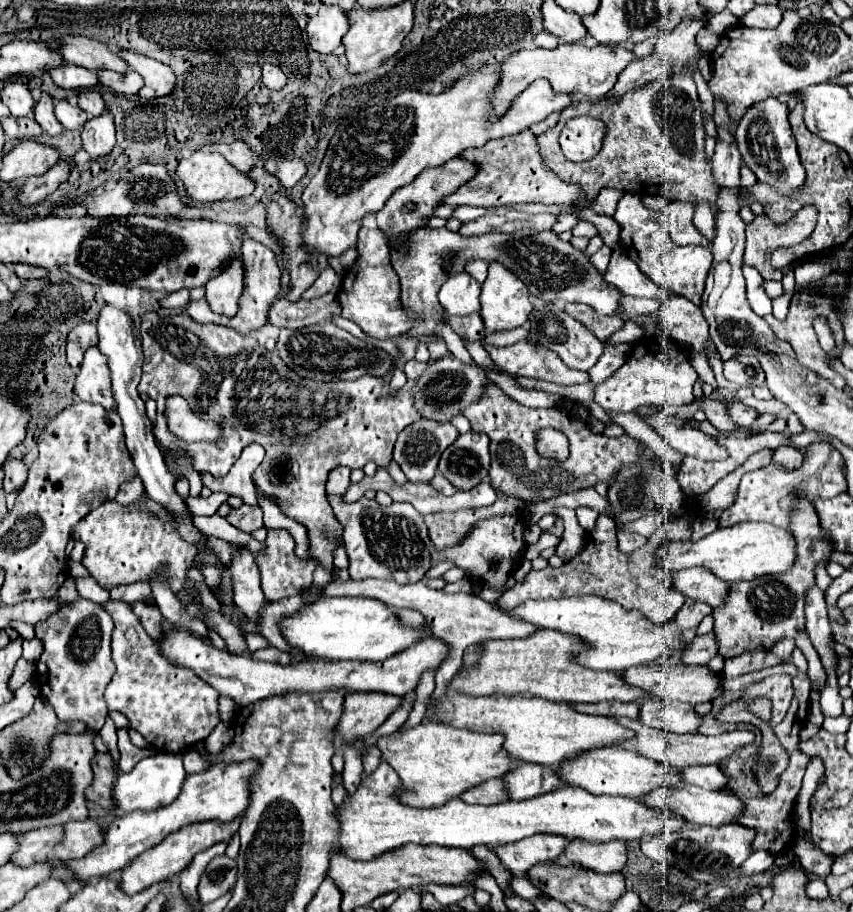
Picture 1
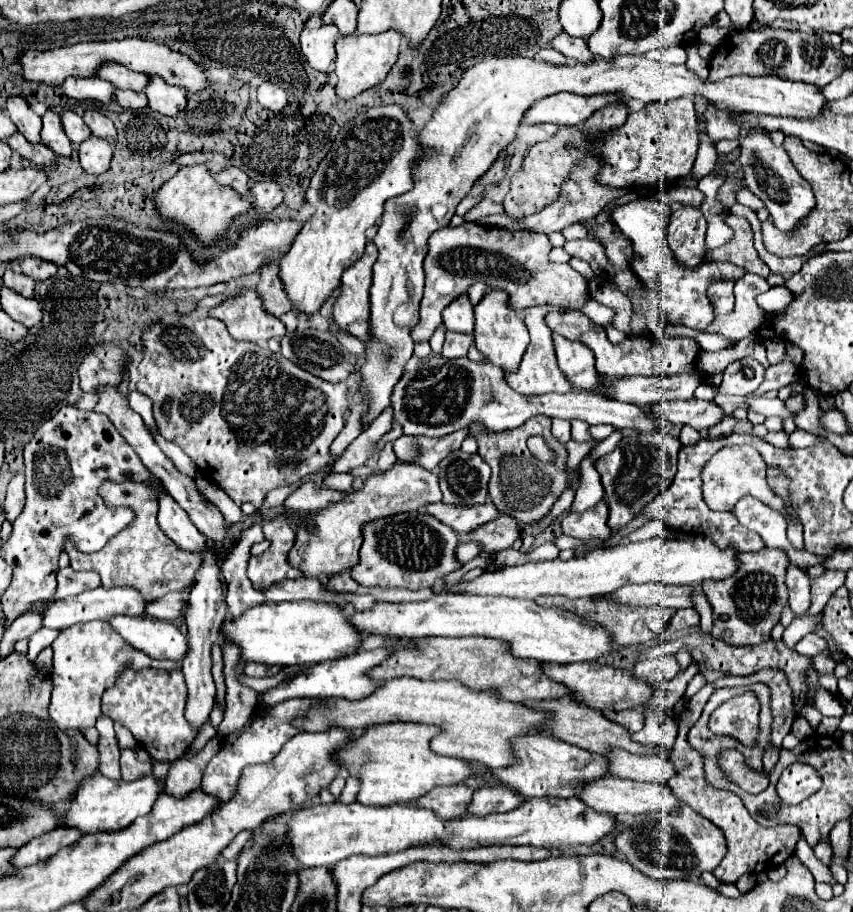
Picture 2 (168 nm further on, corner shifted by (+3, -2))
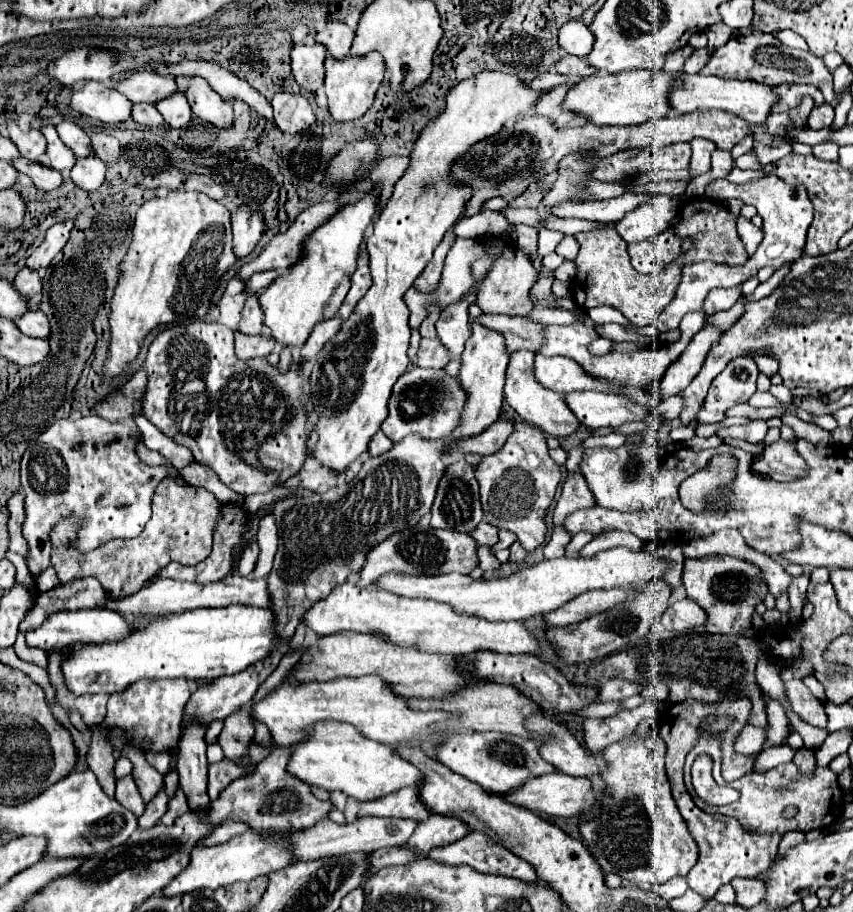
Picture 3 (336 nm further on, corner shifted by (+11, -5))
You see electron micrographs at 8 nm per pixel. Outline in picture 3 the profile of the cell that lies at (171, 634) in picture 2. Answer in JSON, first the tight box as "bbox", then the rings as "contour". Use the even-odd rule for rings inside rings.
{"bbox":[26,609,132,655],"contour":[[[76,609],[76,611],[58,611],[48,615],[44,623],[32,631],[26,633],[26,643],[30,647],[42,649],[46,655],[52,651],[60,651],[72,643],[88,643],[88,641],[114,641],[114,639],[124,639],[132,631],[132,625],[128,625],[116,611],[108,609]]]}

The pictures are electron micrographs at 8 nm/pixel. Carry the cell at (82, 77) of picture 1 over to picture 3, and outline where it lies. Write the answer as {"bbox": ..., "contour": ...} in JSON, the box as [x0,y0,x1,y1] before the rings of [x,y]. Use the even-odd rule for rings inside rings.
{"bbox":[72,81,132,123],"contour":[[[88,81],[82,91],[72,91],[72,109],[102,123],[124,123],[132,117],[132,103],[112,87]]]}

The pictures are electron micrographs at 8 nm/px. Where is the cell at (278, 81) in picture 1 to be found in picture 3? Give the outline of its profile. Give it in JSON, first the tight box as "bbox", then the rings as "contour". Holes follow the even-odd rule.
{"bbox":[272,92,318,135],"contour":[[[288,92],[276,93],[272,99],[272,107],[274,107],[276,127],[282,133],[296,135],[296,133],[310,131],[312,127],[318,125],[318,119],[316,119],[310,103],[302,95]]]}

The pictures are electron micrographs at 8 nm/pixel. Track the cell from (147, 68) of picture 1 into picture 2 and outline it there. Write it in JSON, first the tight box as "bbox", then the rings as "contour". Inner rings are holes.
{"bbox":[144,76,186,116],"contour":[[[152,76],[152,80],[148,80],[148,88],[144,92],[148,96],[148,106],[166,116],[176,116],[186,106],[184,88],[166,84],[166,80],[162,80],[160,76]]]}

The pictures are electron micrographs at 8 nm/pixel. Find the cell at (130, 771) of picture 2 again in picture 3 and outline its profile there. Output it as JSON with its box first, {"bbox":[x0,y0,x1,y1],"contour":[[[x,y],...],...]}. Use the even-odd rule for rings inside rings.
{"bbox":[116,775,144,813],"contour":[[[126,775],[122,779],[116,781],[116,799],[122,807],[128,807],[128,811],[132,813],[144,813],[144,801],[138,793],[138,787],[132,779],[132,775]]]}

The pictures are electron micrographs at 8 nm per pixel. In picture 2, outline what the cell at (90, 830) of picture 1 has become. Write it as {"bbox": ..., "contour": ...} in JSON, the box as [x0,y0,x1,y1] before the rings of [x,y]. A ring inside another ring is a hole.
{"bbox":[12,826,82,870],"contour":[[[58,826],[46,834],[30,840],[28,844],[24,844],[18,850],[18,854],[12,858],[12,864],[16,870],[30,866],[30,864],[36,864],[48,856],[54,856],[60,848],[72,846],[76,840],[80,840],[80,836],[82,836],[82,832],[76,832],[76,828]]]}

